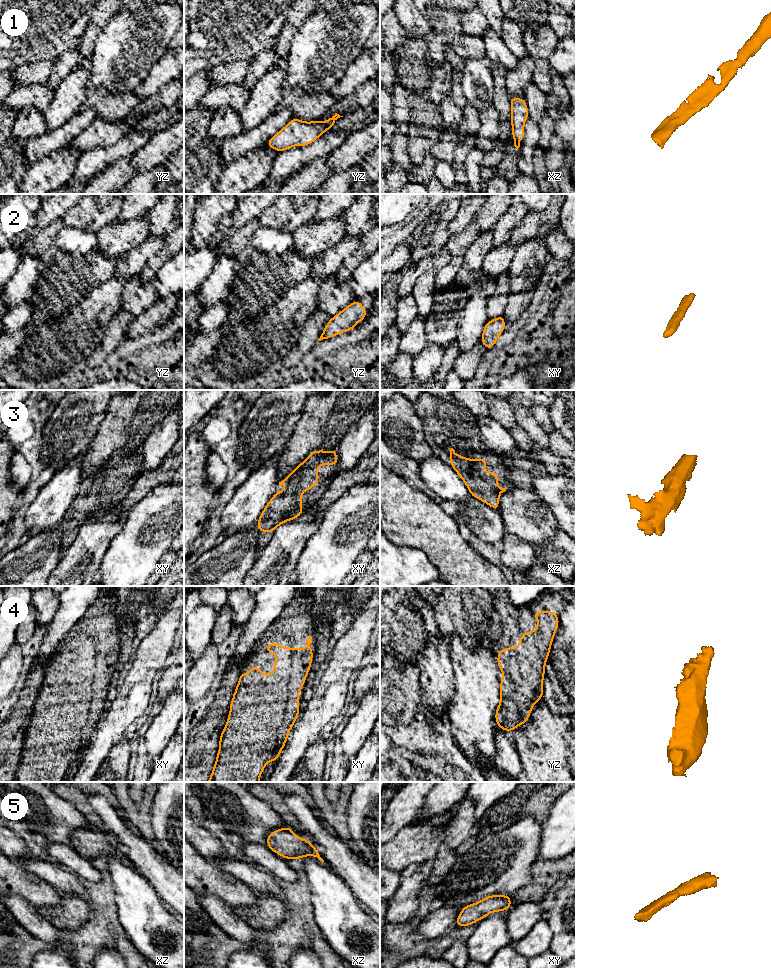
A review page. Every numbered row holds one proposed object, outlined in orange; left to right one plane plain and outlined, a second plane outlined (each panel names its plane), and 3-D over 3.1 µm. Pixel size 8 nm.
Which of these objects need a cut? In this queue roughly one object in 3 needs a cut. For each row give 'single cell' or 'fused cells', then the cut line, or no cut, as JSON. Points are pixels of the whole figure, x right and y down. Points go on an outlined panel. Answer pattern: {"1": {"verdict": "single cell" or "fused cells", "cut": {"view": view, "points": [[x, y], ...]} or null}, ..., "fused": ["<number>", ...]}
{"1": {"verdict": "single cell", "cut": null}, "2": {"verdict": "single cell", "cut": null}, "3": {"verdict": "single cell", "cut": null}, "4": {"verdict": "single cell", "cut": null}, "5": {"verdict": "single cell", "cut": null}, "fused": []}

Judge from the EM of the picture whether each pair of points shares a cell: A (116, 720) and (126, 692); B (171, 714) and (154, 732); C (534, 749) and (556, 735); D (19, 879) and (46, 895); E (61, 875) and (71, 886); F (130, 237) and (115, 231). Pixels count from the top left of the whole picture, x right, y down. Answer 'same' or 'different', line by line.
A: same
B: same
C: same
D: same
E: same
F: same

